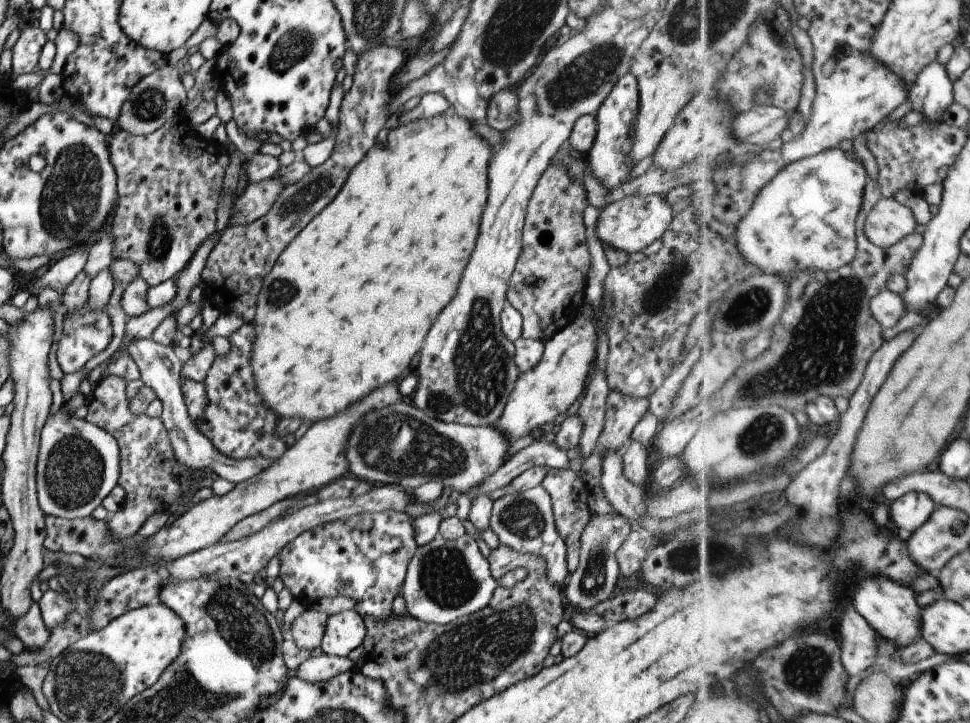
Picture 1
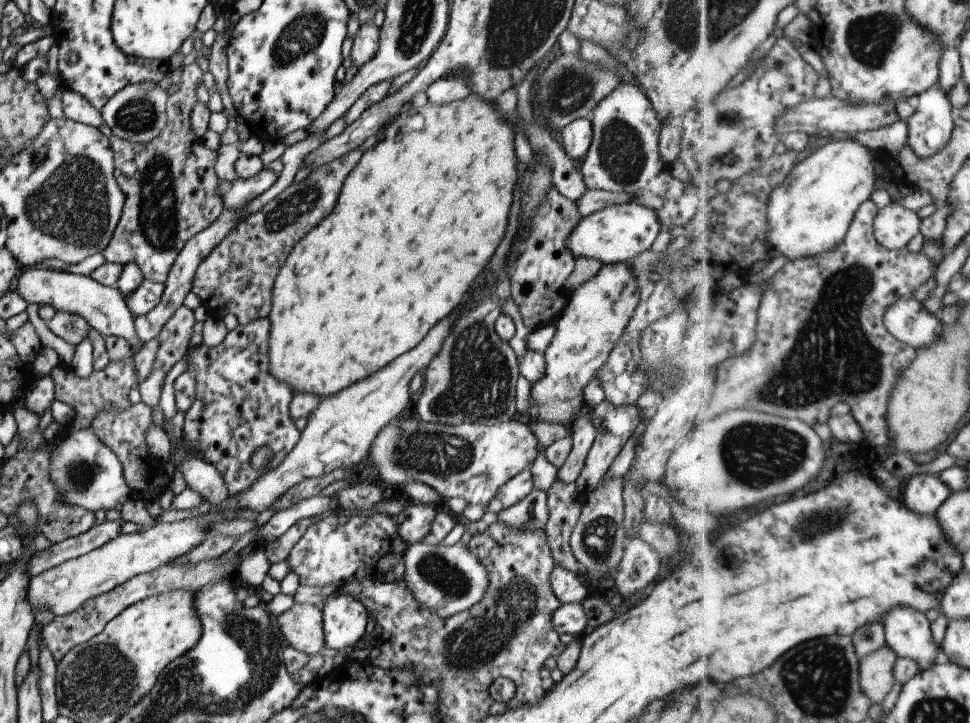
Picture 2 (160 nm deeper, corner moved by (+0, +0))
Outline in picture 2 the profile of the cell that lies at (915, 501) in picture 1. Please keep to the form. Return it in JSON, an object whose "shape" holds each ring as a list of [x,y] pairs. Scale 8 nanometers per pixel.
{"shape":[[[917,474],[905,486],[907,506],[917,514],[935,515],[951,496],[951,488],[937,474]]]}

